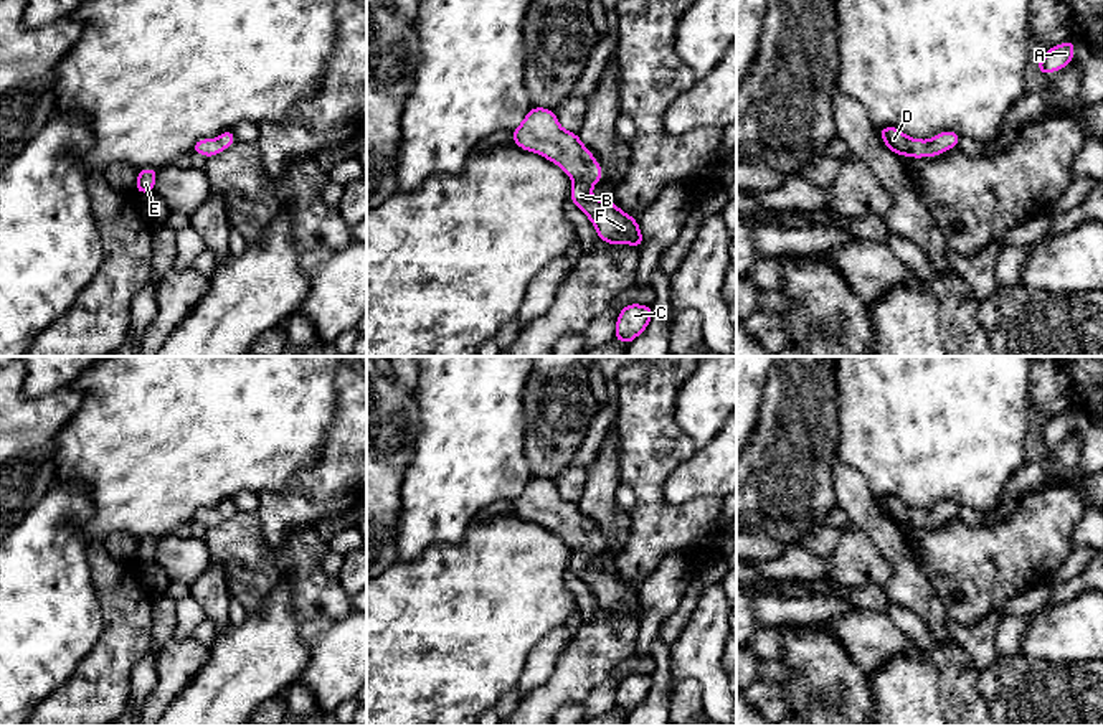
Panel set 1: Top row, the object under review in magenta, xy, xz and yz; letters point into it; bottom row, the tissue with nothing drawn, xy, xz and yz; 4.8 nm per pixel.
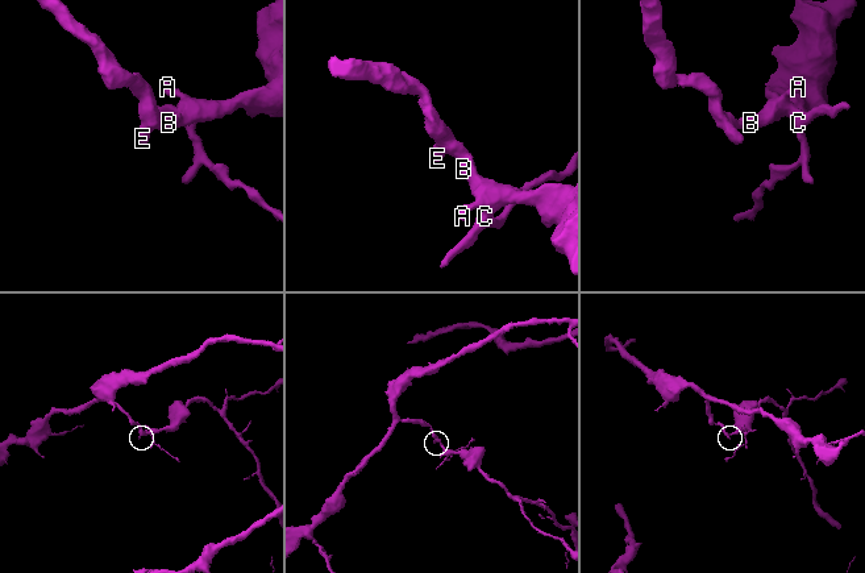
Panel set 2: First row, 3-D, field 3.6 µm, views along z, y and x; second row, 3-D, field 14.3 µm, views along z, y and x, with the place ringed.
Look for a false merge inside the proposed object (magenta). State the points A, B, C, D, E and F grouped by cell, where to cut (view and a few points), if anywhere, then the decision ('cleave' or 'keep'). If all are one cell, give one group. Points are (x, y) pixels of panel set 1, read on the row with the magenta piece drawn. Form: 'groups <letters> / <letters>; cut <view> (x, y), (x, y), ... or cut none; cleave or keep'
groups A B C D E F; cut none; keep

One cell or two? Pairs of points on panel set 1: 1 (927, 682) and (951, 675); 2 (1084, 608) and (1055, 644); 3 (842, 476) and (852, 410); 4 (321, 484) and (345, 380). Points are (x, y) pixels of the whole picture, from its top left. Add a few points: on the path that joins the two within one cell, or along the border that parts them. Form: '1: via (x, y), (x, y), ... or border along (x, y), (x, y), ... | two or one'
1: border along (932, 660), (938, 672), (943, 708) | two
2: via (1084, 616), (1064, 636) | one
3: border along (836, 456), (864, 479), (871, 492) | two
4: via (347, 457), (349, 406) | one

